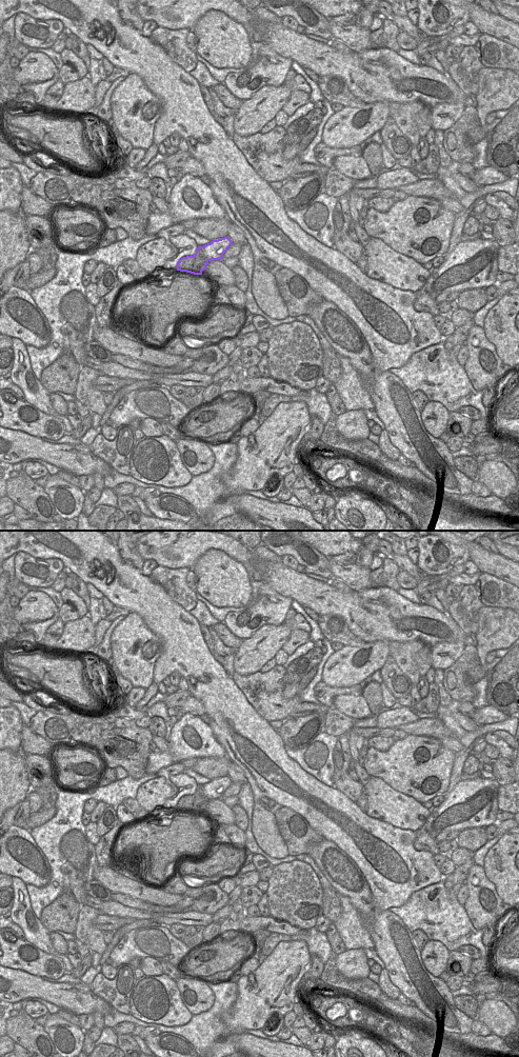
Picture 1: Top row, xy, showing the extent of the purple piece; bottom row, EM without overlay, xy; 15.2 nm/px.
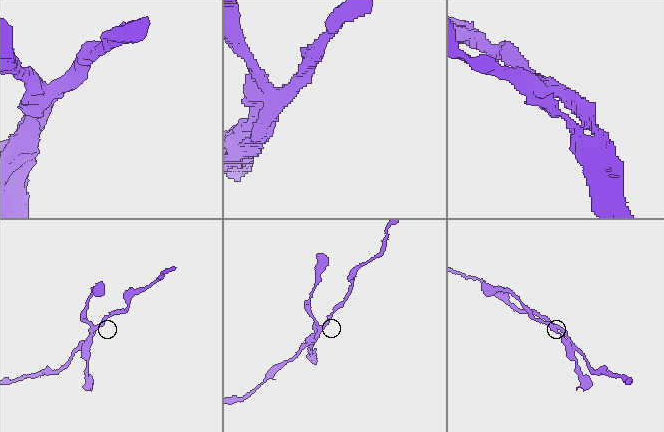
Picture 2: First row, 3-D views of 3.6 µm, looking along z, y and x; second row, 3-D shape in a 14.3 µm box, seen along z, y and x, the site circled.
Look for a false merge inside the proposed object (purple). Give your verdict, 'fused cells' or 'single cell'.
fused cells

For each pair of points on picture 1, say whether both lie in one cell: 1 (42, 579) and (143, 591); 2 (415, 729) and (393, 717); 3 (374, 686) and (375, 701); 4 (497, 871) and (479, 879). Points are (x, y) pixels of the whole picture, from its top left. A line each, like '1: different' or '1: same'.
1: different
2: different
3: same
4: different

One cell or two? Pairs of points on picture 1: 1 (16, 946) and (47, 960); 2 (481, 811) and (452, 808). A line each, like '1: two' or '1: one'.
1: one
2: one

